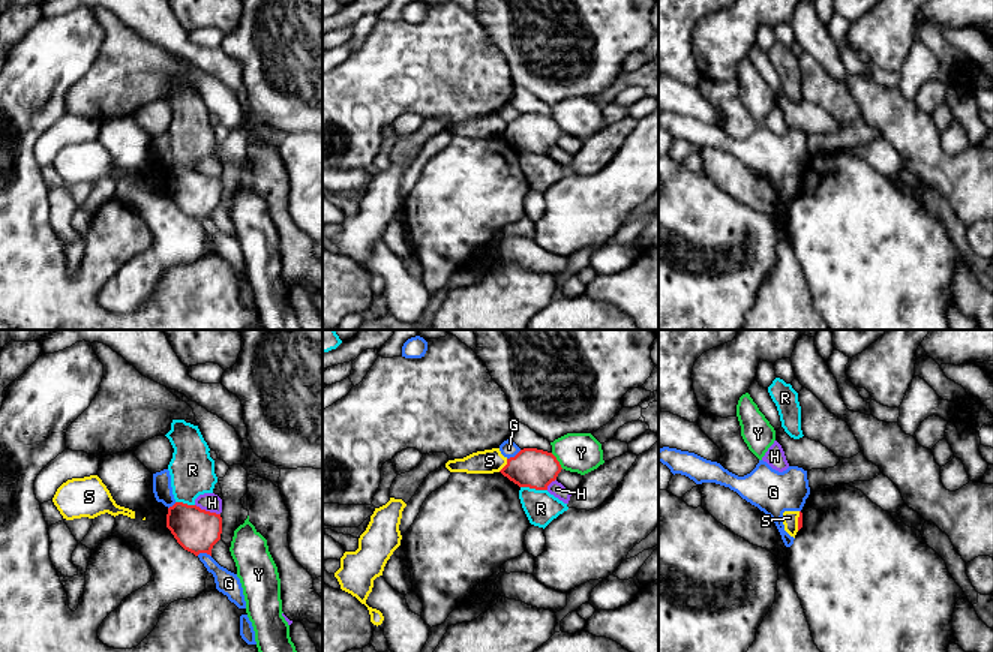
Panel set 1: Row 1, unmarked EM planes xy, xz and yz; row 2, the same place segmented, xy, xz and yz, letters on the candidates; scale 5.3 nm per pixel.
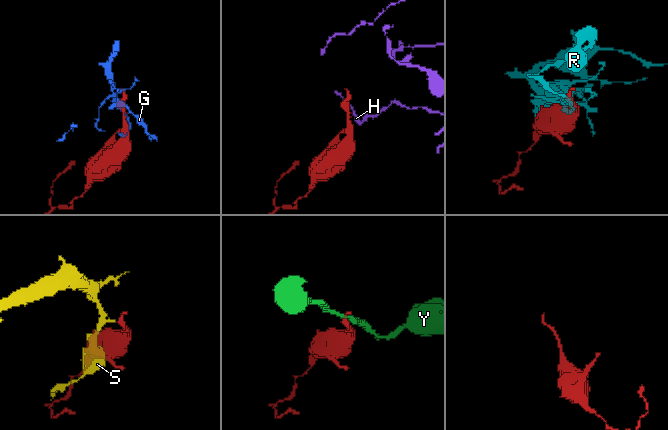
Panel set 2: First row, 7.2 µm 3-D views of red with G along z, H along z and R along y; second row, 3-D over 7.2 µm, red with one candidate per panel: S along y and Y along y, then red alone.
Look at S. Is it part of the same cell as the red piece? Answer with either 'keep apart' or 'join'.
keep apart

